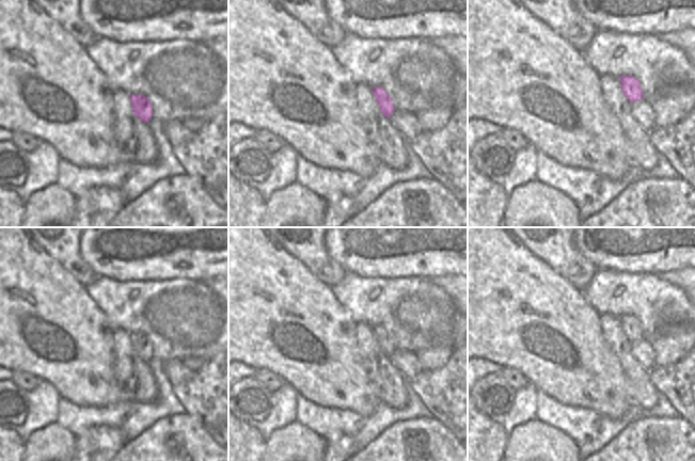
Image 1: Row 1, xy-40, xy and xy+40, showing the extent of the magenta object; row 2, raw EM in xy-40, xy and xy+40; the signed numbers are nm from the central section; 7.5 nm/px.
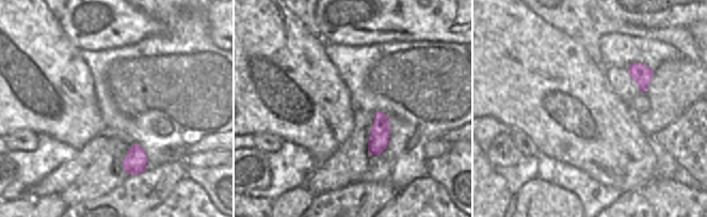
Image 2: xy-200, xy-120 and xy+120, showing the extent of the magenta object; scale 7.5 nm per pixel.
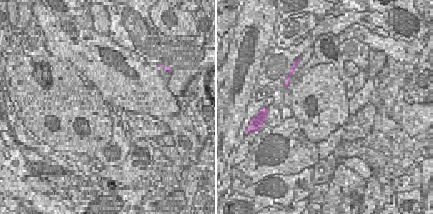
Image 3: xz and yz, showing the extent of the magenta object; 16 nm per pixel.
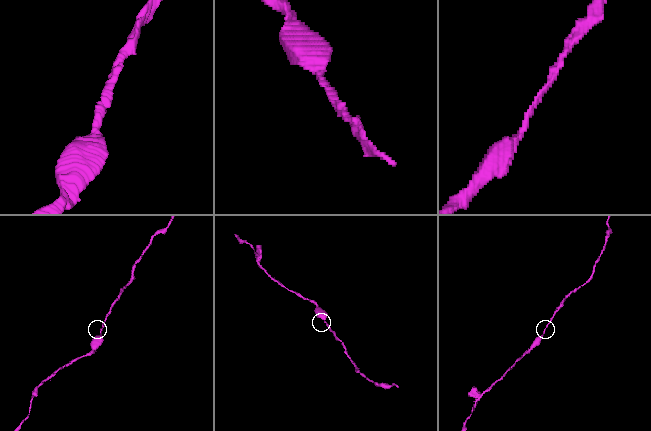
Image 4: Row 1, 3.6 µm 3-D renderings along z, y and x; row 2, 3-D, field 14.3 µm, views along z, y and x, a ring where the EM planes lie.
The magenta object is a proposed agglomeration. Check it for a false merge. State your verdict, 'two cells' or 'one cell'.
one cell

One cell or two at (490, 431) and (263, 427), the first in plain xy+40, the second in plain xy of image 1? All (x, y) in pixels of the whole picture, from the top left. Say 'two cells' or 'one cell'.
two cells

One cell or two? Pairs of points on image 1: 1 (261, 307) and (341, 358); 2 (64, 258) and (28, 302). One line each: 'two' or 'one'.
1: one
2: two

